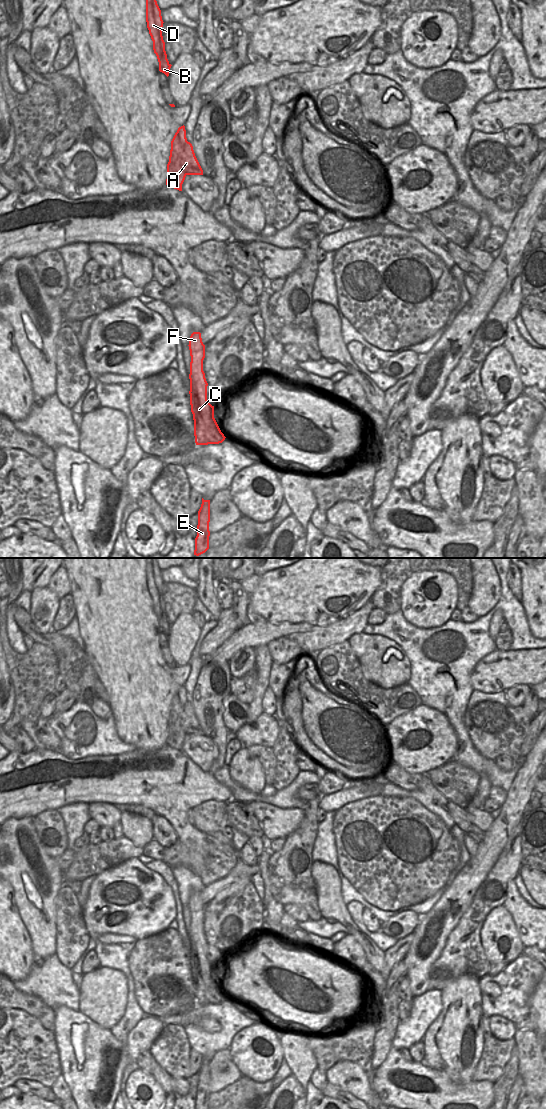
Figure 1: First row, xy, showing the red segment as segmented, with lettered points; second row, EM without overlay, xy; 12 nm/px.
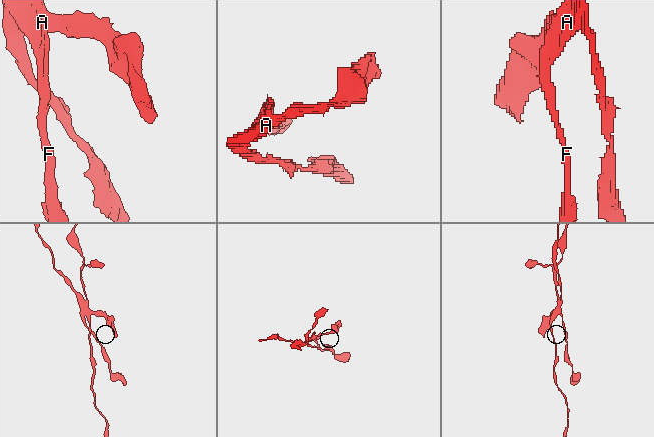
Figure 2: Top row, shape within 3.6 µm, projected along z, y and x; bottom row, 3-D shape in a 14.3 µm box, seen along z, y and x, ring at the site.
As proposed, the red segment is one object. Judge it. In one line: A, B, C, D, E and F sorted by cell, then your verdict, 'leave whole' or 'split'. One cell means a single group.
A / B C D E F | split

